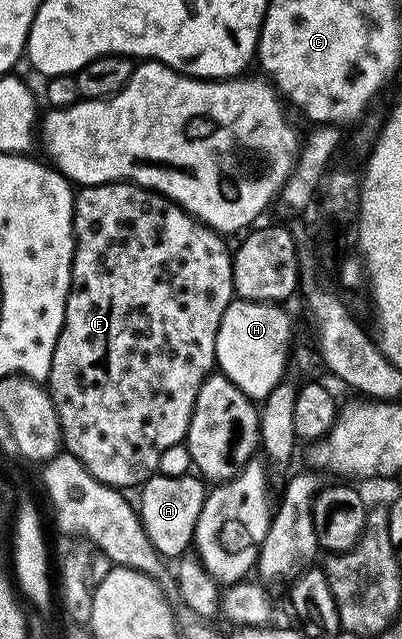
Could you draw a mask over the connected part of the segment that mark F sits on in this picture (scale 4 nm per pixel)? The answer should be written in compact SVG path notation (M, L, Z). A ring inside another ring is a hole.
M100 183L94 187L81 187L73 200L73 268L71 285L65 306L65 316L61 332L51 357L51 369L47 380L47 390L55 409L59 413L61 441L64 450L73 455L95 477L107 487L126 489L140 488L150 477L158 474L159 457L171 445L184 440L191 425L191 413L195 409L195 397L207 376L214 374L215 337L219 333L219 321L227 305L235 298L233 289L233 256L231 247L216 231L200 223L194 215L188 215L177 203L172 203L166 195L160 195L134 183Z

